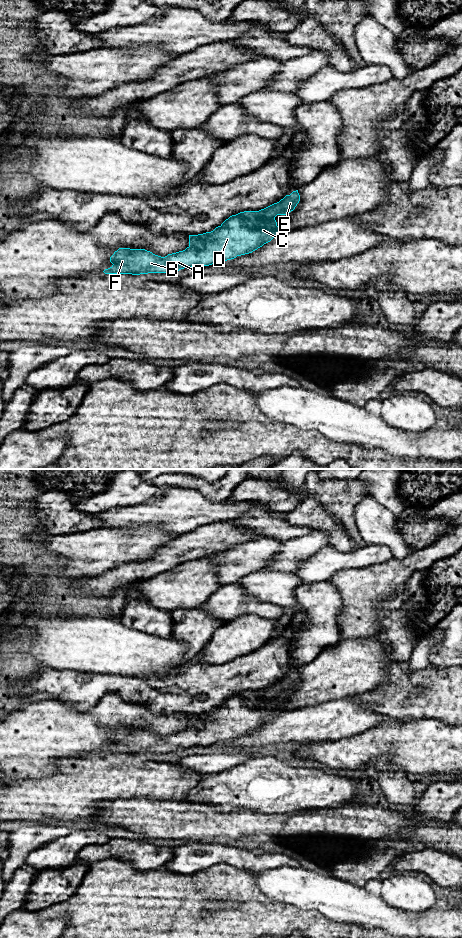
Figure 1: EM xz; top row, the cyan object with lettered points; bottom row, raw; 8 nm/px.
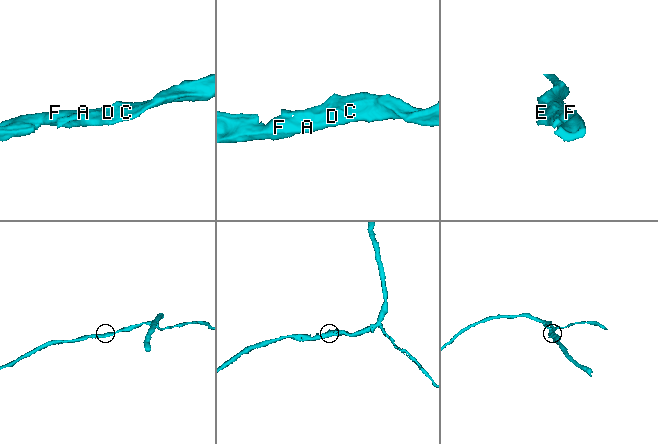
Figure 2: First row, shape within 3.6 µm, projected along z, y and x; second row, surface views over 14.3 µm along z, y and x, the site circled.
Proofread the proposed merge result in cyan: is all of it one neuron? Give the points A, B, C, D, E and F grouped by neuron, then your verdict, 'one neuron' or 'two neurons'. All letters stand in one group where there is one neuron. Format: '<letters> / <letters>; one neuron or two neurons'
A B C D E F; one neuron

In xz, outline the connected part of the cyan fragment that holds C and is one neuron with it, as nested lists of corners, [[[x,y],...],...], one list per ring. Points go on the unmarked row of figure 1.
[[[298,670],[286,675],[279,682],[274,683],[259,691],[244,691],[230,696],[220,706],[211,712],[198,715],[189,715],[189,726],[176,733],[161,737],[145,729],[119,728],[110,737],[113,744],[105,749],[105,754],[148,754],[148,753],[170,753],[184,748],[194,746],[209,746],[236,738],[237,736],[252,733],[273,718],[281,715],[283,711],[277,706],[275,697],[287,695],[295,689],[300,681]]]

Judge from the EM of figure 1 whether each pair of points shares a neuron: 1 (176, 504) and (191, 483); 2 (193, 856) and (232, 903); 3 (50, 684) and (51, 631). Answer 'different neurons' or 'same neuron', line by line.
1: different neurons
2: different neurons
3: different neurons

